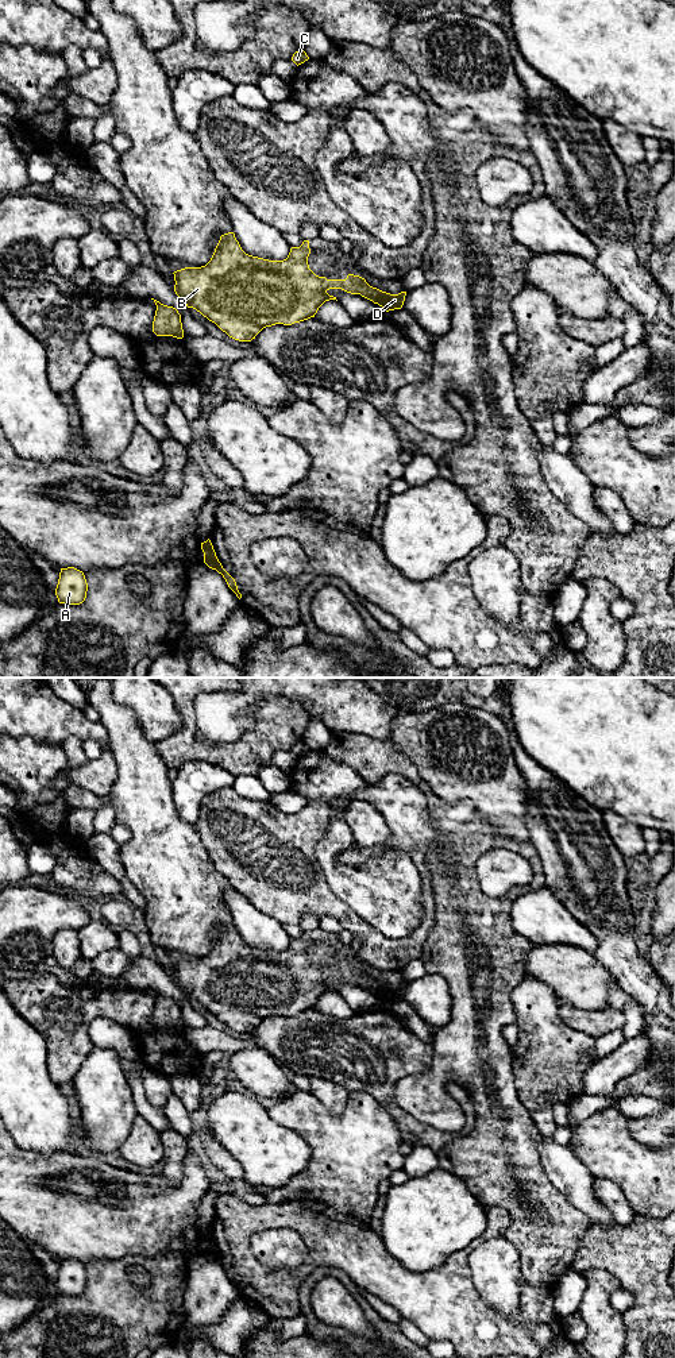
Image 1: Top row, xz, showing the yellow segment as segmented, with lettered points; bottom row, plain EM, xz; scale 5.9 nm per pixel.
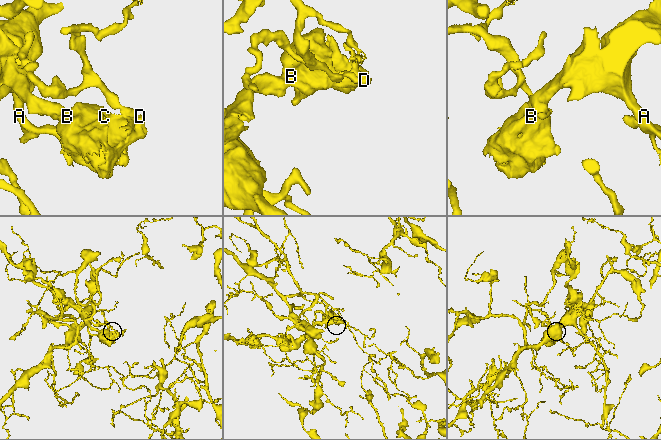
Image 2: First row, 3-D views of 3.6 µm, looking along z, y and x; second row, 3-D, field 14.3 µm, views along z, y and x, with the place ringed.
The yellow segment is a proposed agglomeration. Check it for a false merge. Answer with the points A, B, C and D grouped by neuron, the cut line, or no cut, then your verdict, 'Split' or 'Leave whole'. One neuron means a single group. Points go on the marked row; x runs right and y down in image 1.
Groups: A C / B D. Split along xz (358, 288), (369, 286), (378, 303). Split

